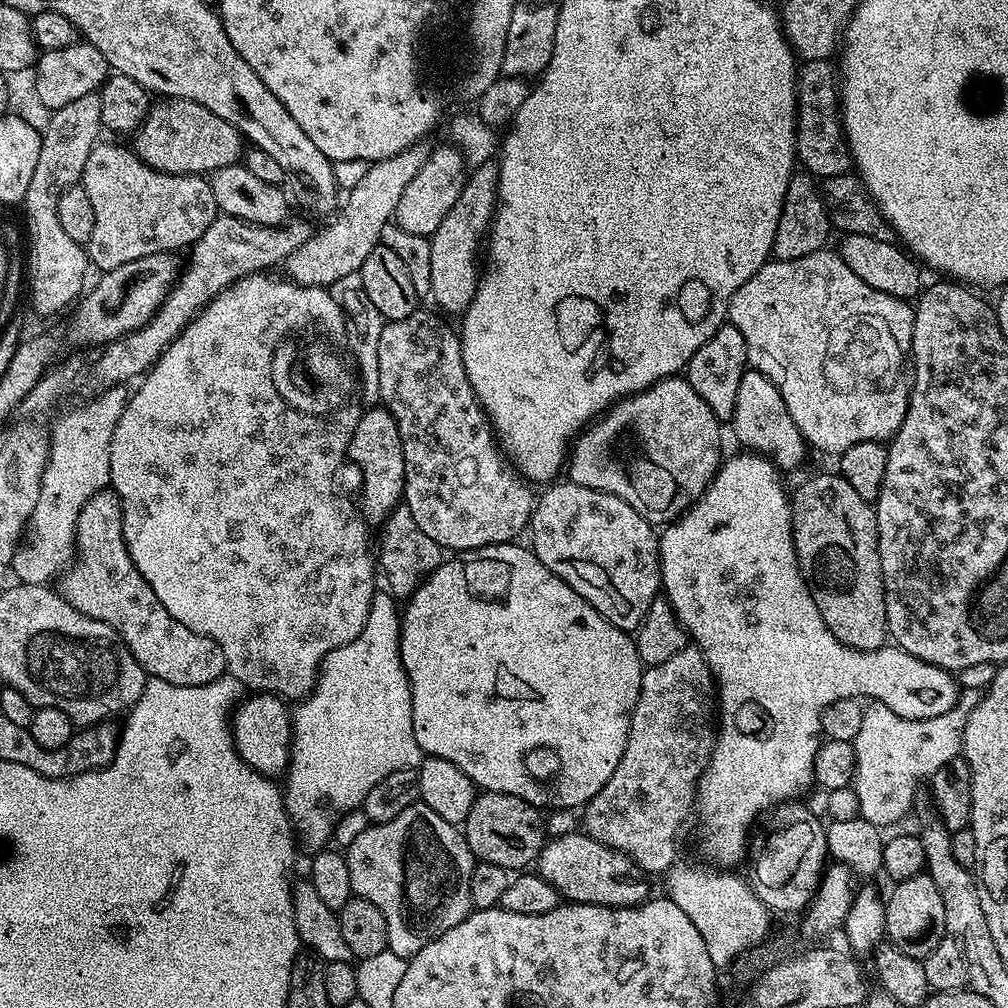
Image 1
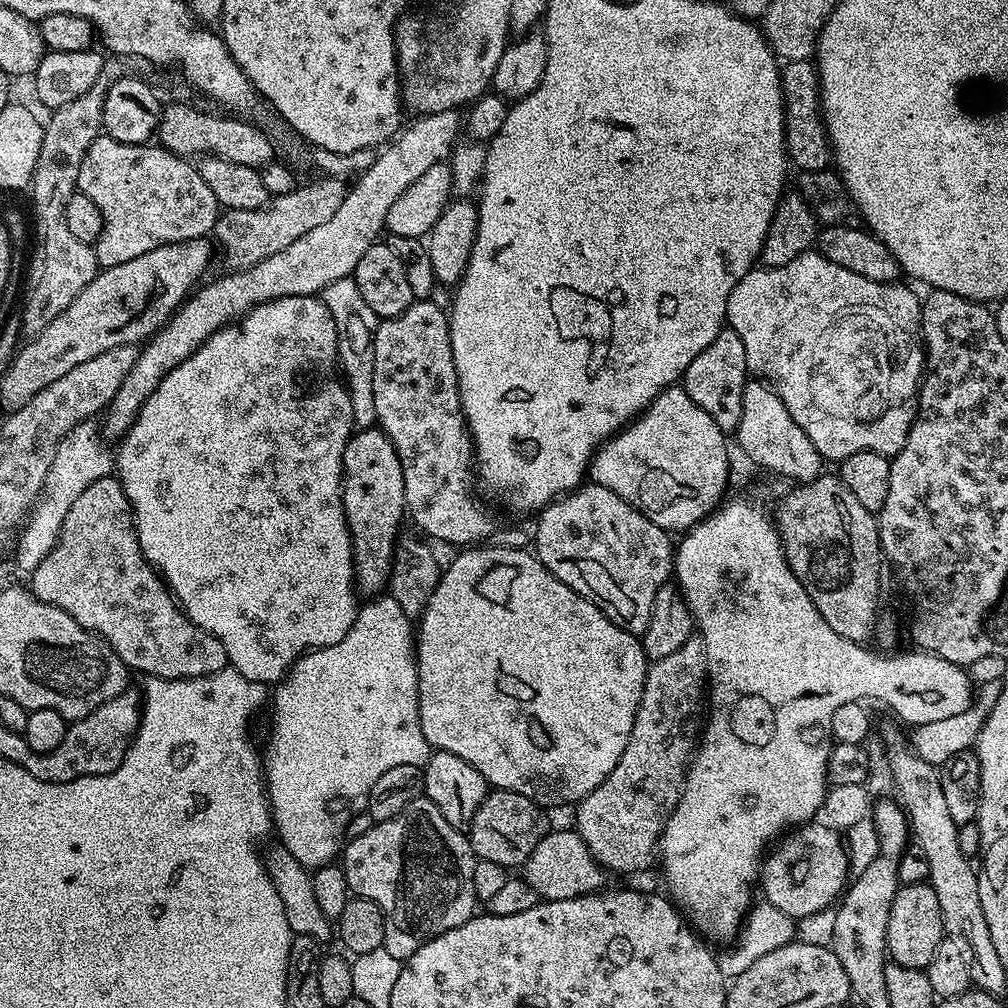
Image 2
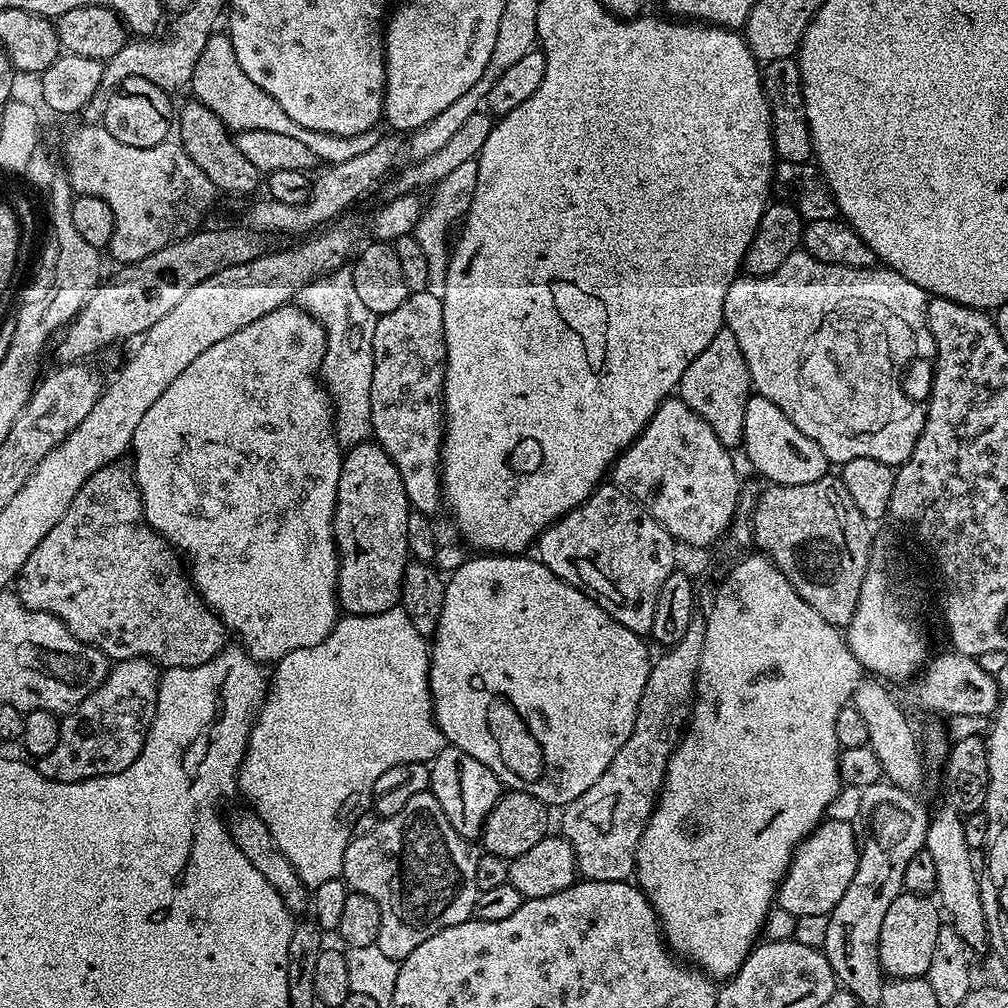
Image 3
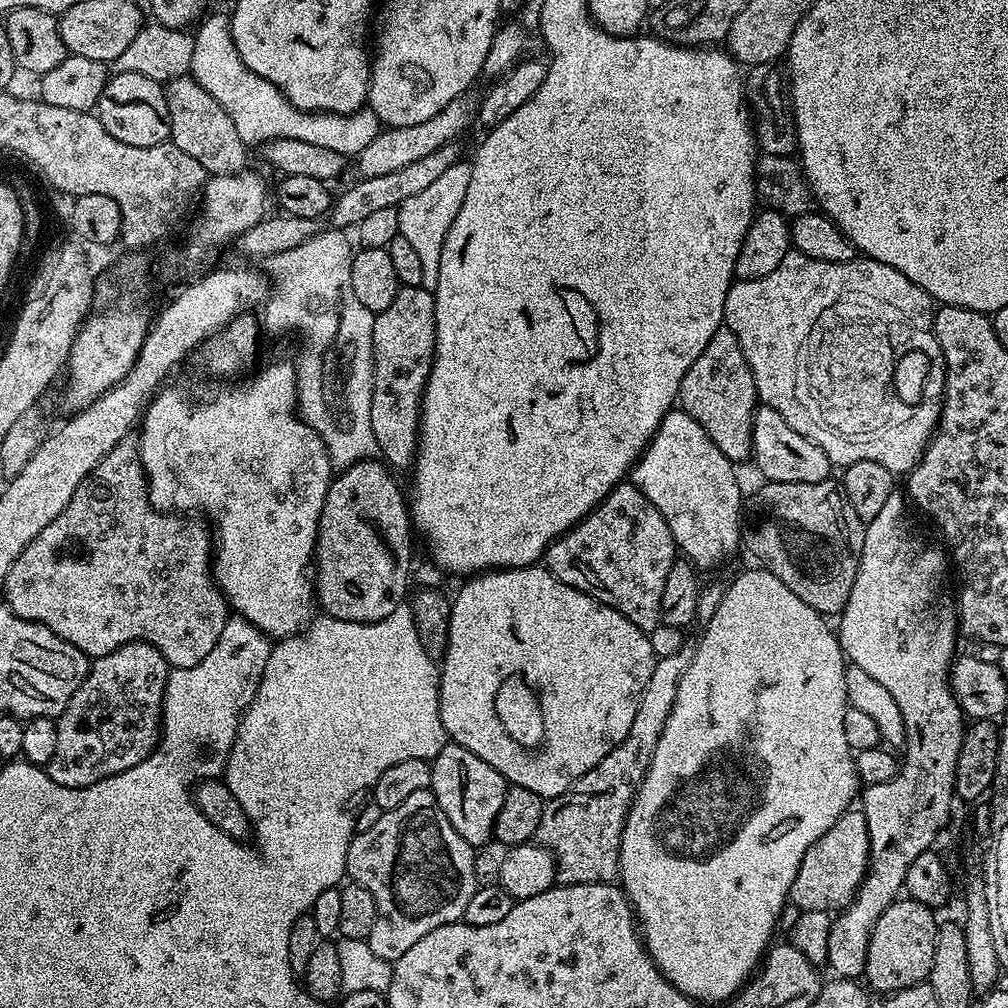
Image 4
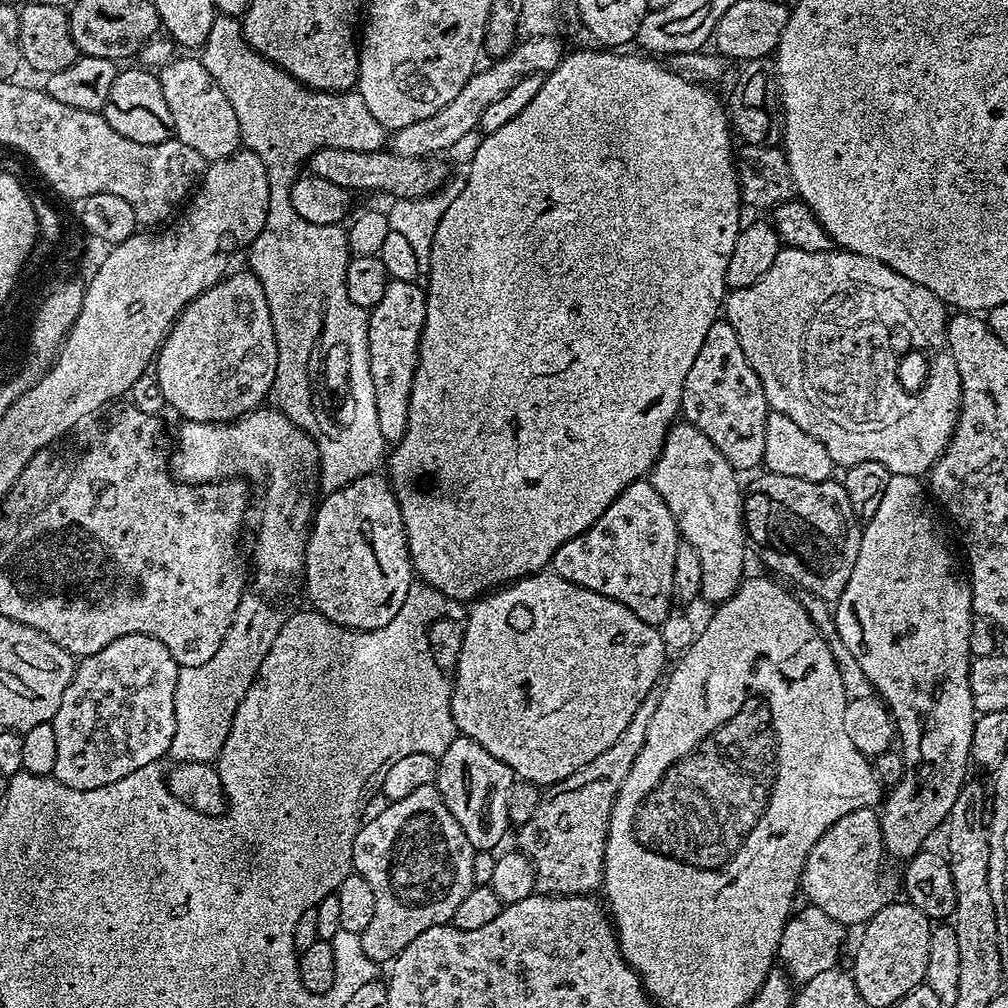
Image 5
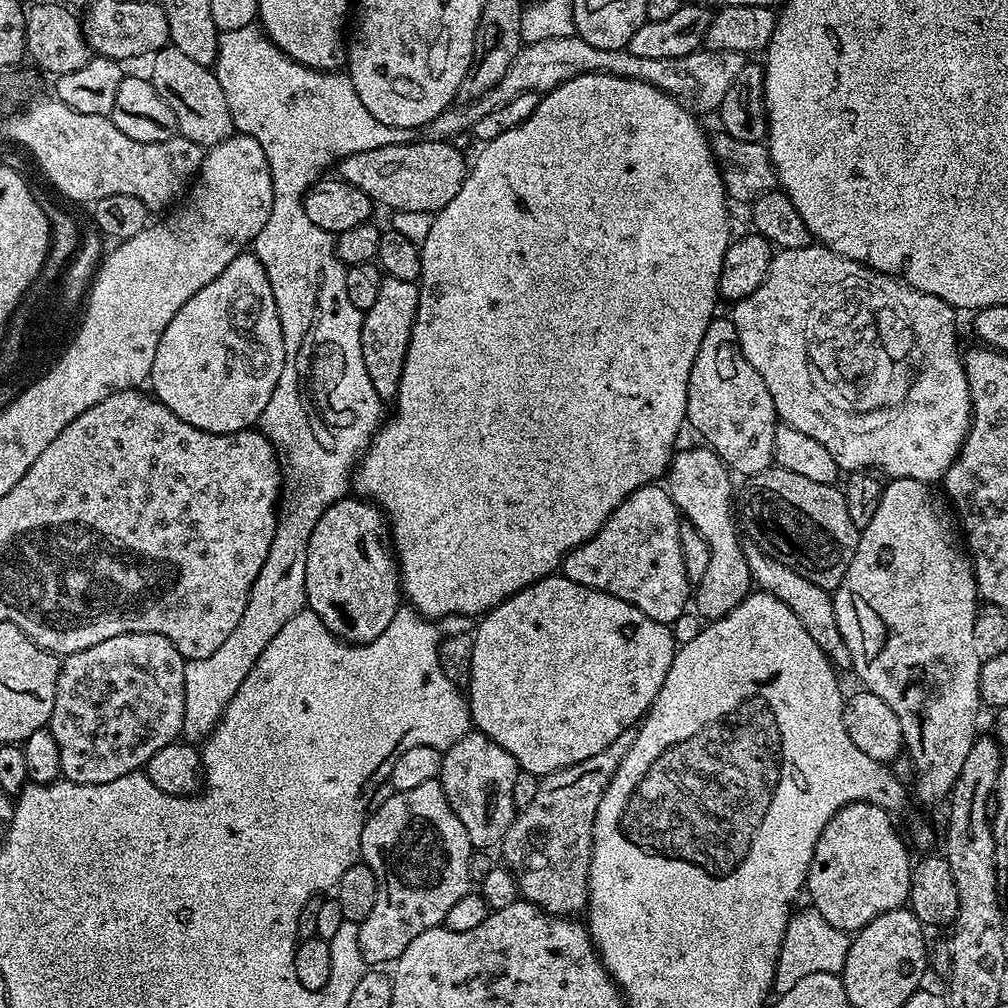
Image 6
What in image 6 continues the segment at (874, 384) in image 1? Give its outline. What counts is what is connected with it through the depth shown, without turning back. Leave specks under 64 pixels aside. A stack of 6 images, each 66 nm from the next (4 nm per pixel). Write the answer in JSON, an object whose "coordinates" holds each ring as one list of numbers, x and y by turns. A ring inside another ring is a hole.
{"coordinates":[[813,242,806,248,786,248,777,251,768,267,768,276,745,300,735,301,736,308,730,313,730,319,736,325,736,333,740,339,740,352,758,370,758,374,766,382,776,407,777,417,787,427,798,430,814,442,826,446,830,450,830,458,834,458,837,469,846,470,851,474,861,470,885,472,888,478,914,478,925,482,936,482,947,472,948,467,960,455,964,439,968,437,968,425,972,422,972,399,968,393,968,380,956,380,956,388,960,388,960,396,952,392,952,404,944,400,944,404,922,402,921,397,909,397,906,402,896,402,902,418,896,418,900,423,898,430,858,430,844,428,844,414,848,404,844,400,848,392,846,346,842,336,824,336,824,312,814,312,816,300,834,284,834,270,842,268,842,256,831,248],[932,416,933,424,916,424,912,428,911,420,924,420]]}

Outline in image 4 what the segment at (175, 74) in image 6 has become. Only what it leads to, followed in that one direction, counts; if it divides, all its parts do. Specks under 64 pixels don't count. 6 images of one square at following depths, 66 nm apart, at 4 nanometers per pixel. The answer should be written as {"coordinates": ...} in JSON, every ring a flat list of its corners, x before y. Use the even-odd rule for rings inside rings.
{"coordinates":[[188,74,167,81,164,97,170,106,170,142,178,146,178,150,186,150,186,154,212,176,245,171,249,149,242,138,238,138,238,129,230,114,218,106,218,98,210,98,210,94,206,94,206,90]]}

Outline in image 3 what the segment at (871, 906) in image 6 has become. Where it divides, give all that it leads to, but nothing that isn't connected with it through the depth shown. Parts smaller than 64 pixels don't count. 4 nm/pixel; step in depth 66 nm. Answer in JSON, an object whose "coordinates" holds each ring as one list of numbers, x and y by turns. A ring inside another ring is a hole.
{"coordinates":[[832,819,821,822,797,846,784,881,780,883,778,906,796,917,806,914,827,916,834,910,834,906,838,906,842,894,846,894,850,878,854,878,854,870,860,861,861,845,858,843,858,832,846,821]]}

